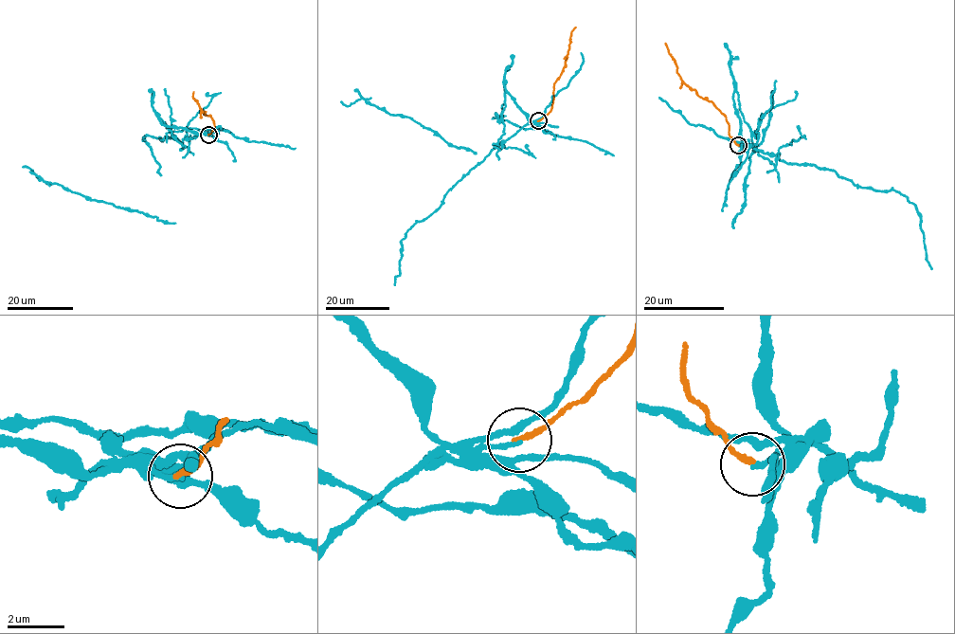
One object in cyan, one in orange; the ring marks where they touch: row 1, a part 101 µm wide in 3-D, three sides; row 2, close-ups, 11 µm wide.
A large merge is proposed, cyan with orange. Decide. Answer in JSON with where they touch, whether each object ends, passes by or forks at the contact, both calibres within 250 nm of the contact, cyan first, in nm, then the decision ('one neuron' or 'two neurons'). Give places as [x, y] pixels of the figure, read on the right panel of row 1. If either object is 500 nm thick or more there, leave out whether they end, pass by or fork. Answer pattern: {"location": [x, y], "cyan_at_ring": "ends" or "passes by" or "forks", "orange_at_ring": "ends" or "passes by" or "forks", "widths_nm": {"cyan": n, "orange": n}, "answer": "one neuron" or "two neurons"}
{"location": [738, 145], "cyan_at_ring": "ends", "orange_at_ring": "ends", "widths_nm": {"cyan": 150, "orange": 200}, "answer": "two neurons"}

